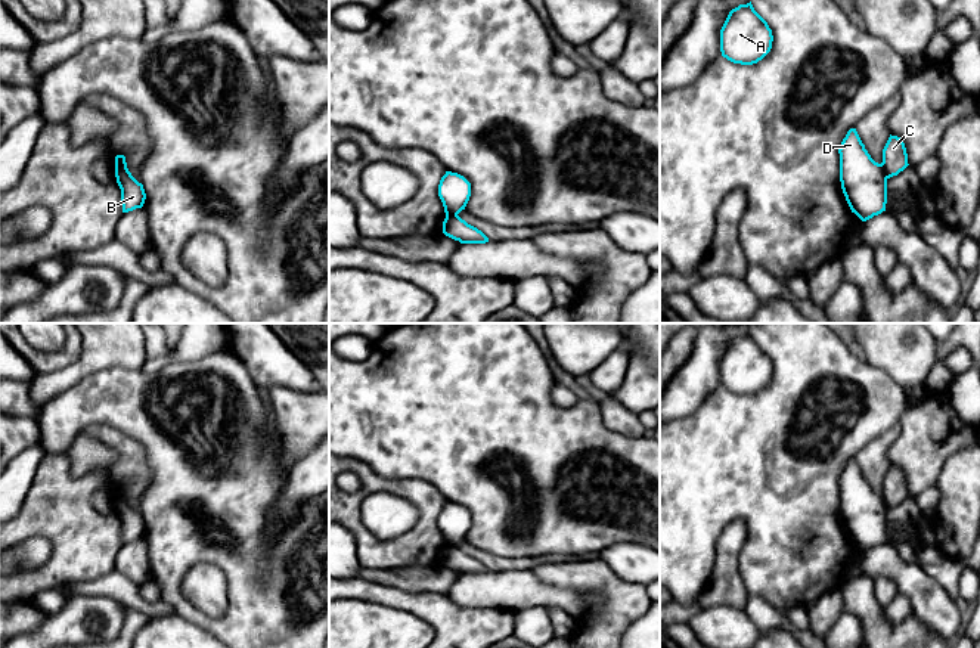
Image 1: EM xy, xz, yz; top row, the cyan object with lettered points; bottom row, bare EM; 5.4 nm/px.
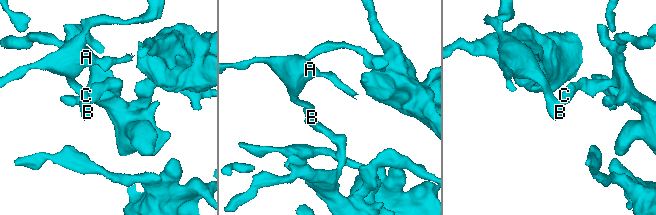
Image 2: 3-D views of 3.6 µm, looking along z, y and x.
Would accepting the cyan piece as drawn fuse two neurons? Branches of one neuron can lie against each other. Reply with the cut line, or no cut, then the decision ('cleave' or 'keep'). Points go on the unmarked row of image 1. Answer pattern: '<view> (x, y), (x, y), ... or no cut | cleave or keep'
yz (880, 495), (887, 508) | cleave

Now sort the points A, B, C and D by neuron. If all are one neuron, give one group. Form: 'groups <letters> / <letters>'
groups A B D / C

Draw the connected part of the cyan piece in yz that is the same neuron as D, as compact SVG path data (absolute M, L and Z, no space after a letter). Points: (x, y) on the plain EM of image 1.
M850 459L840 480L840 512L846 531L862 552L886 542L887 506L875 493L856 459Z

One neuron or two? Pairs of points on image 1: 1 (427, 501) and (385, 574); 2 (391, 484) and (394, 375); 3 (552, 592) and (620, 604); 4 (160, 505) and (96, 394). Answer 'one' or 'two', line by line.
1: two
2: two
3: two
4: one

